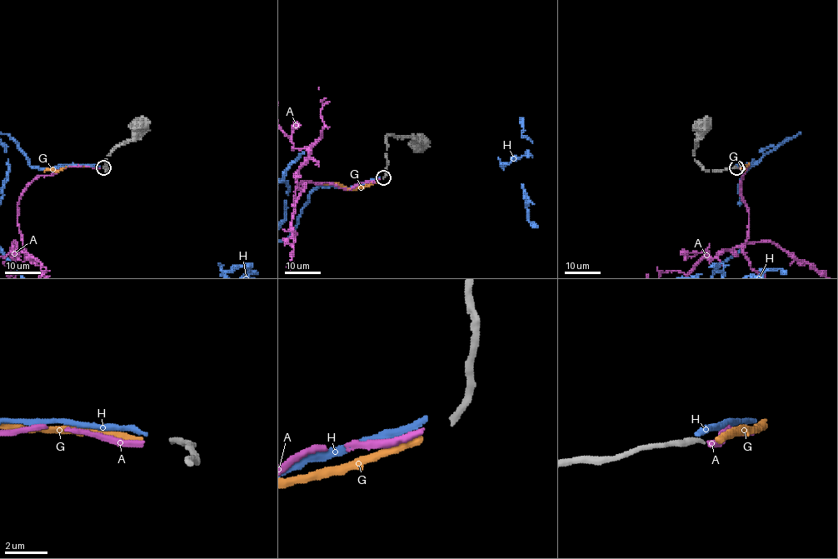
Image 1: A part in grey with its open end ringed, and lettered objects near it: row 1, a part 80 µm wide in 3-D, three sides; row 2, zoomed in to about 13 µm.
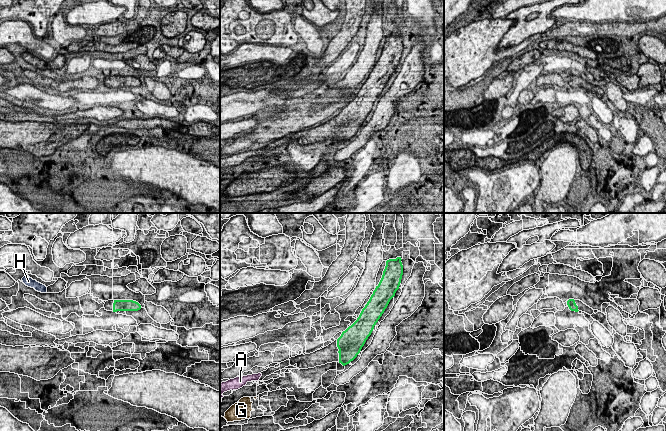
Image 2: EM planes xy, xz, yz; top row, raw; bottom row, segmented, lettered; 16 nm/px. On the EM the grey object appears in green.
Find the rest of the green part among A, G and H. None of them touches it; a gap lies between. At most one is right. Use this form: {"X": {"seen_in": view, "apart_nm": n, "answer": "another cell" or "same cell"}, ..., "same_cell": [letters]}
{"A": {"seen_in": "xz", "apart_nm": 1250, "answer": "same cell"}, "G": {"seen_in": "xz", "apart_nm": 1450, "answer": "another cell"}, "H": {"seen_in": "xy", "apart_nm": 1100, "answer": "another cell"}, "same_cell": ["A"]}

